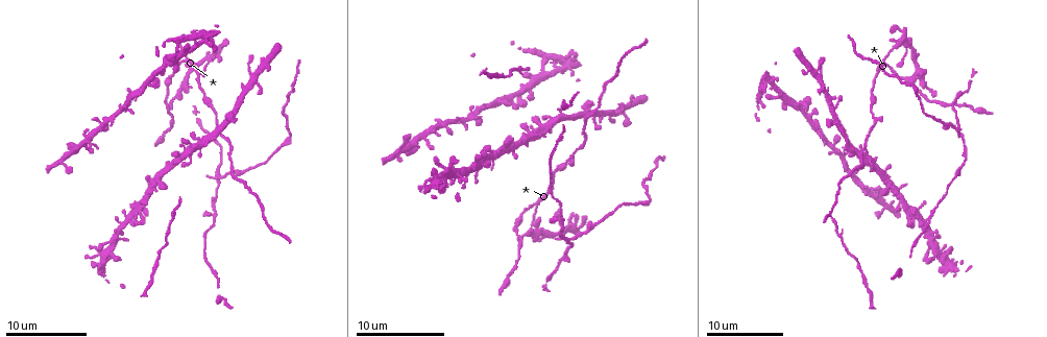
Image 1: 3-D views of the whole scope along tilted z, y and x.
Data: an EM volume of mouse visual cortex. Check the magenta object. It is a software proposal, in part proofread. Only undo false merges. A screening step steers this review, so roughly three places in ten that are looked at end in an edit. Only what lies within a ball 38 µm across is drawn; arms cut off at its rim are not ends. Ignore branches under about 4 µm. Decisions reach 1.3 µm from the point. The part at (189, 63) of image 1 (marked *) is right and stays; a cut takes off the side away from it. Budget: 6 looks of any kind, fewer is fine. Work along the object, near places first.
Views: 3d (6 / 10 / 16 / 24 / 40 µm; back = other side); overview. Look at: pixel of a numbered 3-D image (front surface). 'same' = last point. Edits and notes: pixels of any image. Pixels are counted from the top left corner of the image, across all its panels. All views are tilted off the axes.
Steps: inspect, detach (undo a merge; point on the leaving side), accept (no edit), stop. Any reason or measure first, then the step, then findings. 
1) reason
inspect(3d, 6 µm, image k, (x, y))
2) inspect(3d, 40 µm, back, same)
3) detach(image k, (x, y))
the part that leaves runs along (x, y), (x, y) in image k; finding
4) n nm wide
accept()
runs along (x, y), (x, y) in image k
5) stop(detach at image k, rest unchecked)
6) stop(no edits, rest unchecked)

a fork
inspect(3d, 10 µm, image 1, (519, 234))

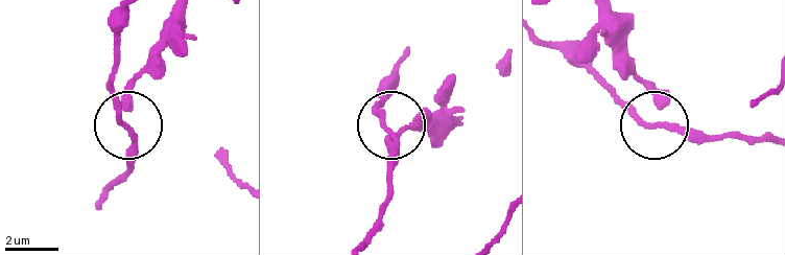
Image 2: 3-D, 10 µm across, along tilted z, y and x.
zoom in
inspect(3d, 6 µm, image 2, (390, 130))

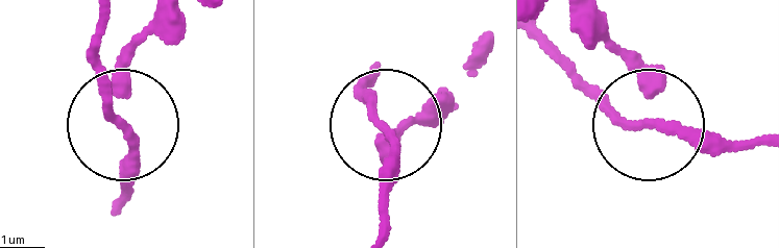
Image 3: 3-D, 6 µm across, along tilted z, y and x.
side arm 14 µm
accept()
runs along (107, 17), (102, 76), (118, 117), (122, 53) in image 3; all the same cell

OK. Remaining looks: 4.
four or more arms meet
inspect(3d, 10 µm, image 1, (218, 178))

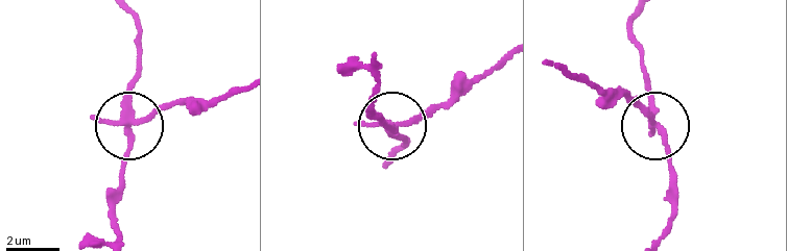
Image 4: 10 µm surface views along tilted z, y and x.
closer look
inspect(3d, 6 µm, image 4, (131, 124))

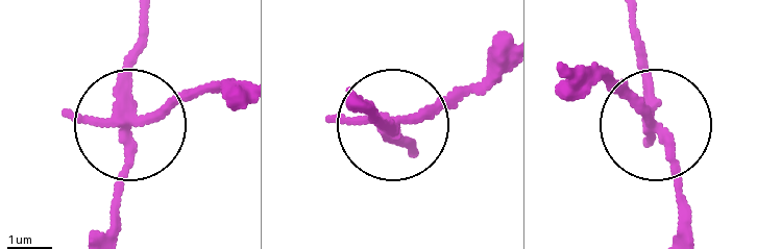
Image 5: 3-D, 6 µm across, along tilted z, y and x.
detach(image 5, (179, 99))
a second cell is stuck on

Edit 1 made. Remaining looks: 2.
arms part here
inspect(3d, 6 µm, image 1, (251, 75))

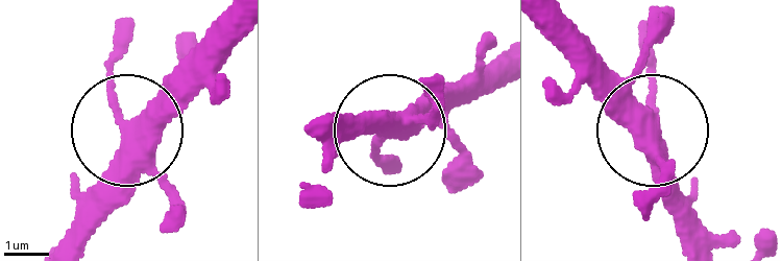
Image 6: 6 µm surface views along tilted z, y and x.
other side
inspect(3d, 6 µm, back, image 6, (136, 128))

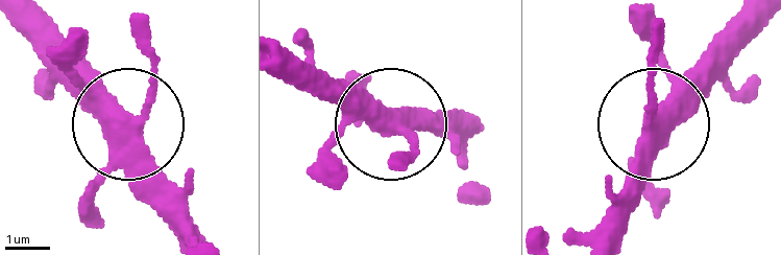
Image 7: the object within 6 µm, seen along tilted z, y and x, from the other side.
3 arms
accept()
all the same cell

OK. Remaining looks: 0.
stop(detach at image 5, rest unchecked)

